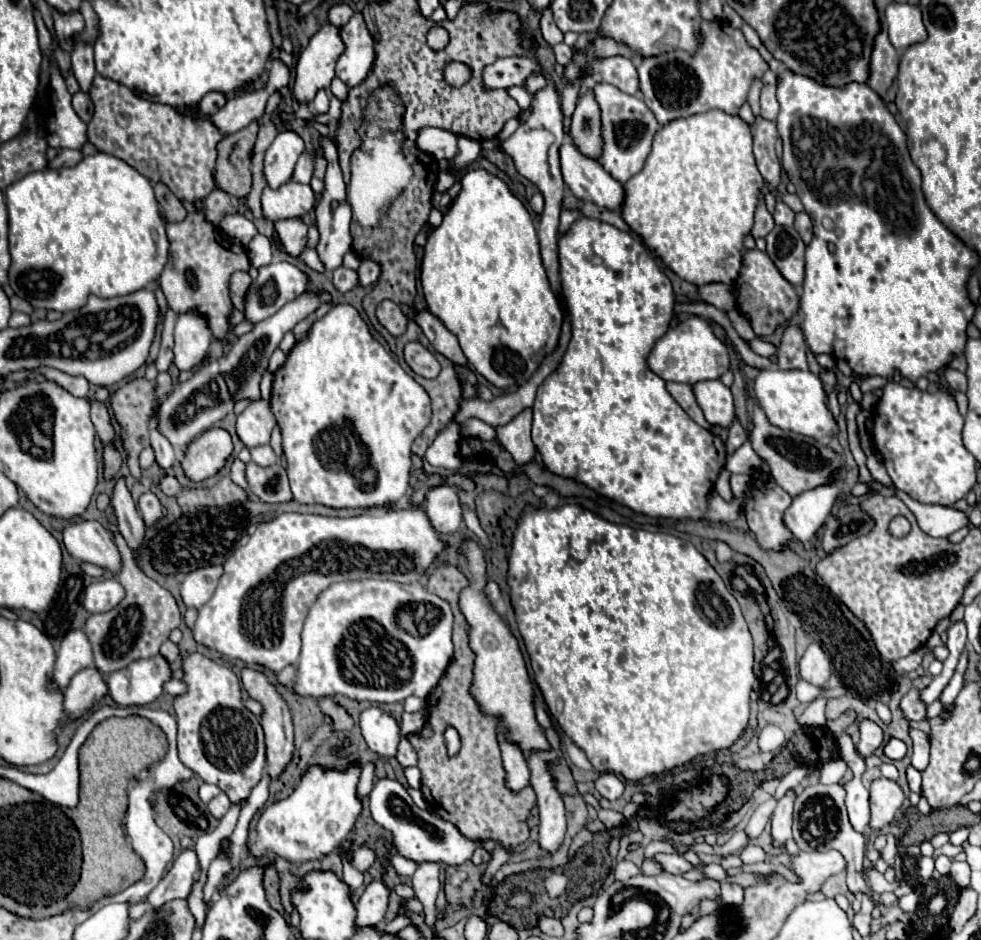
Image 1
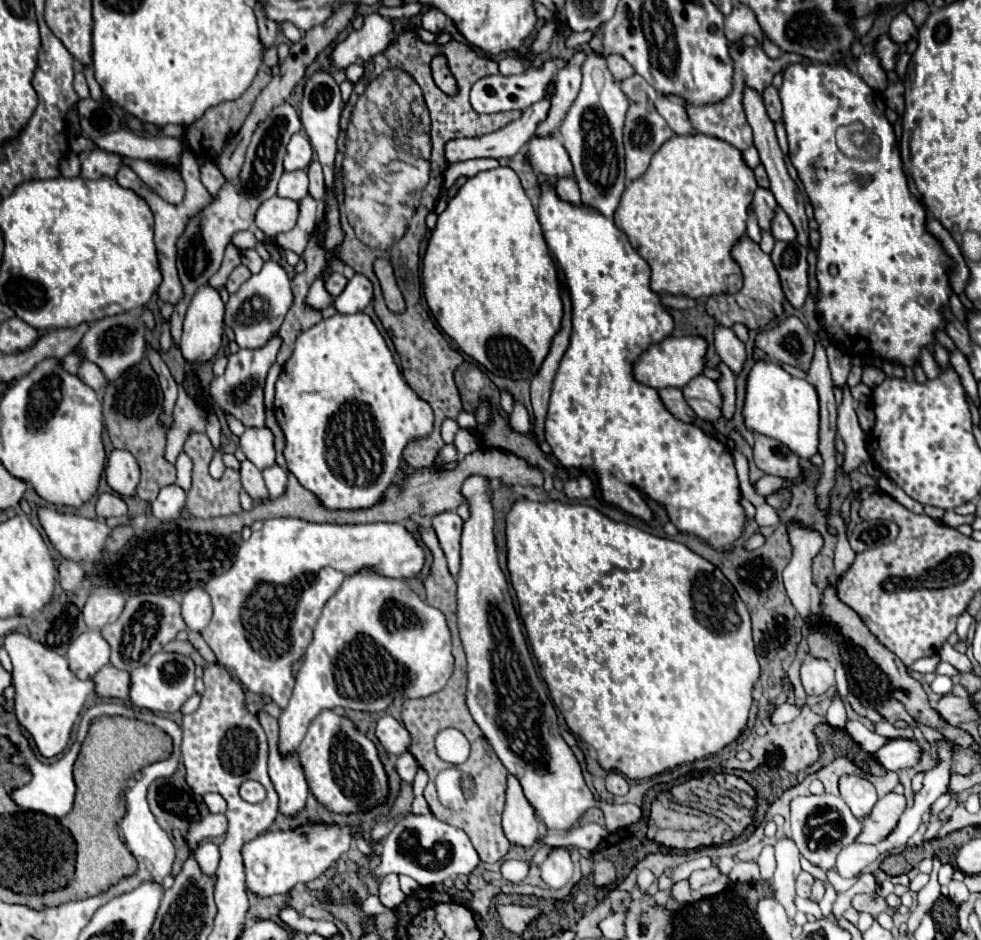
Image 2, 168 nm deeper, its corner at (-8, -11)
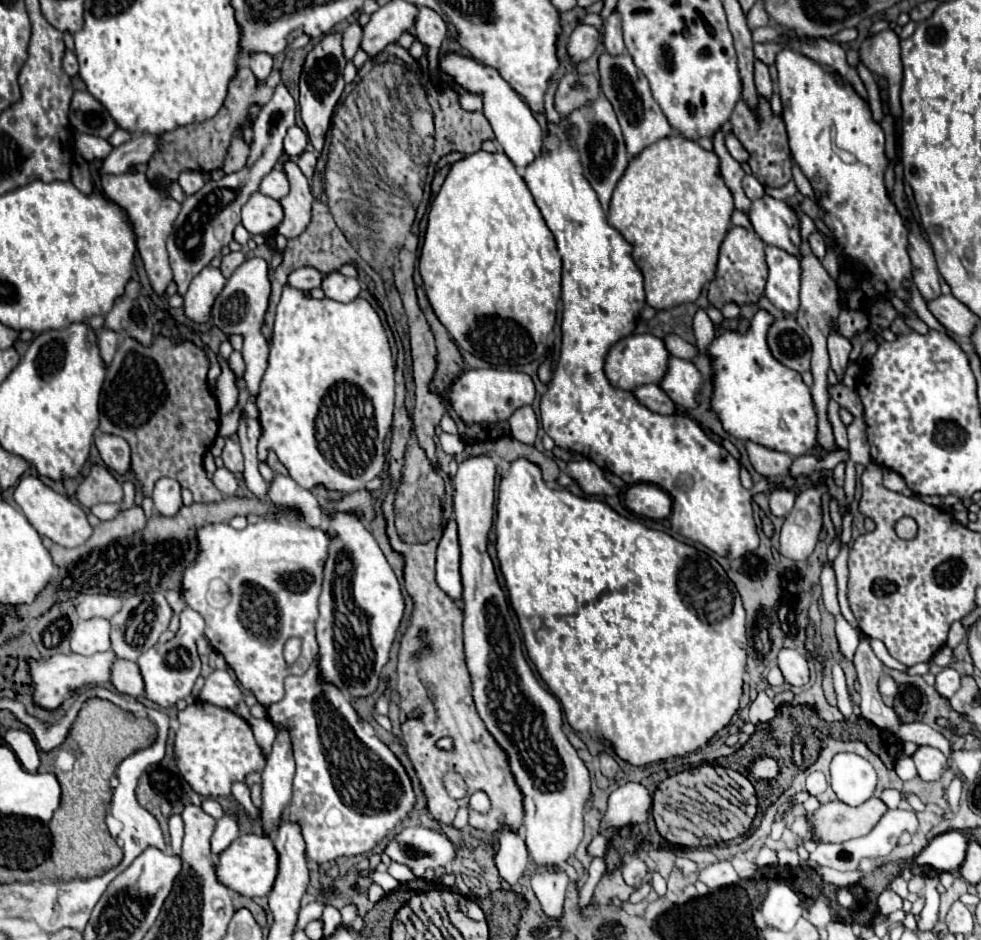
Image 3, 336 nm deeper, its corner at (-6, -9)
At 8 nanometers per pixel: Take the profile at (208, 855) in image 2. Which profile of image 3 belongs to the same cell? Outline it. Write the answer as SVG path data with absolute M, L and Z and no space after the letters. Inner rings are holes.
M224 815L212 833L210 845L212 845L212 855L218 857L238 835L238 817L236 815Z

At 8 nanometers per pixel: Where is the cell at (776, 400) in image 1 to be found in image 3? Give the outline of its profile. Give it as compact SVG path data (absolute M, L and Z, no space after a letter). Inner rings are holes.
M758 311L746 335L730 331L716 335L708 347L708 355L714 357L716 371L712 409L718 413L724 429L736 439L750 439L768 449L798 457L816 445L814 403L802 377L774 361L766 345L770 323L772 317L766 311Z

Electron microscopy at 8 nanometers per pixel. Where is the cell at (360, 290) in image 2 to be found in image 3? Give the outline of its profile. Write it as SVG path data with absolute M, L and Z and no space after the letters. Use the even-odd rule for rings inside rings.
M334 271L326 275L326 281L322 283L322 291L326 293L328 299L340 301L340 303L350 303L360 295L360 283L358 279L344 277L342 273Z

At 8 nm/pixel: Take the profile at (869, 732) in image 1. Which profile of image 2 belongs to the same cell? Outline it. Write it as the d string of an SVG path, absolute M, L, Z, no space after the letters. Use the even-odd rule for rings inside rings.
M890 741L884 747L880 747L874 753L874 757L888 771L900 771L914 767L922 759L922 753L924 749L912 741Z

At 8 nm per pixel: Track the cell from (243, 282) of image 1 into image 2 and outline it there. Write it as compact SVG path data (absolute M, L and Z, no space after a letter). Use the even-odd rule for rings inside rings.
M240 265L240 267L234 267L234 271L228 275L228 283L226 283L226 289L228 293L234 293L252 273L248 271L246 265Z

